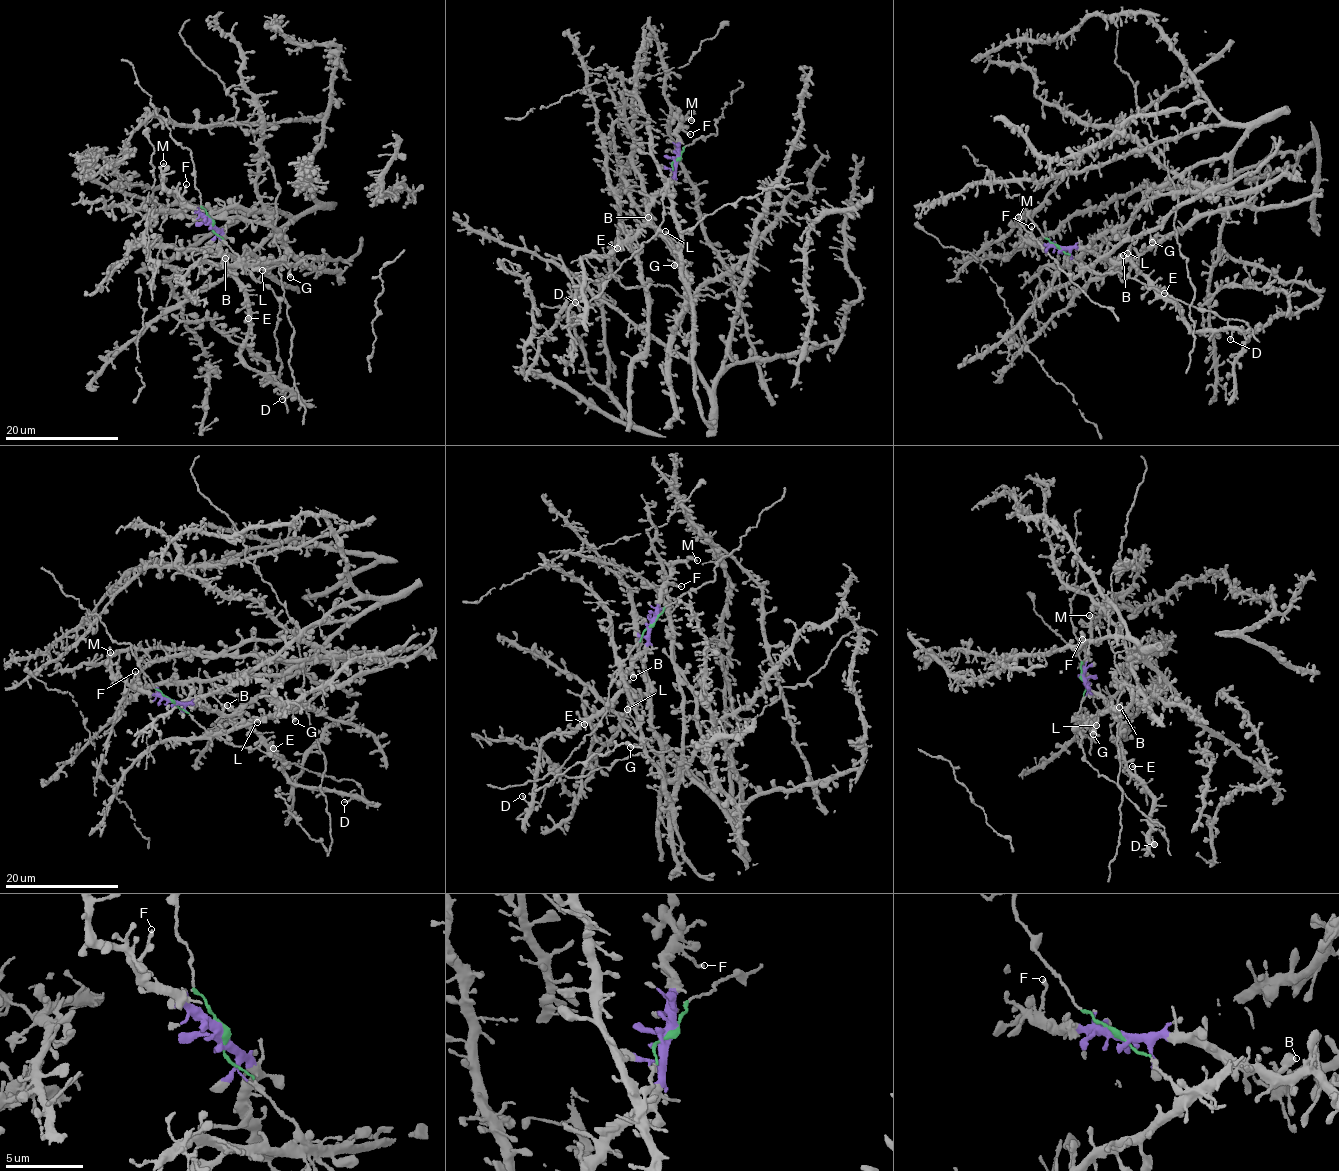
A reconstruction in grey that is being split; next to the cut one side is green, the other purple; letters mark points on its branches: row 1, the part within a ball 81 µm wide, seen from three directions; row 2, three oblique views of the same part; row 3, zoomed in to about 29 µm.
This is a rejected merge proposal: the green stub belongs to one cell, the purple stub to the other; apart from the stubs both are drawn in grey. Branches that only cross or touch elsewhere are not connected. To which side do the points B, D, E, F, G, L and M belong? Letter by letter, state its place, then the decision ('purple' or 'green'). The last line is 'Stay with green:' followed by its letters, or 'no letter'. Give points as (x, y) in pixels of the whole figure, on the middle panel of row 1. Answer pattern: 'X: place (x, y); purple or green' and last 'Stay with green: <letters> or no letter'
B: place (648, 217); purple
D: place (575, 302); purple
E: place (617, 248); purple
F: place (690, 134); purple
G: place (674, 265); green
L: place (665, 231); green
M: place (691, 120); purple
Stay with green: G, L

